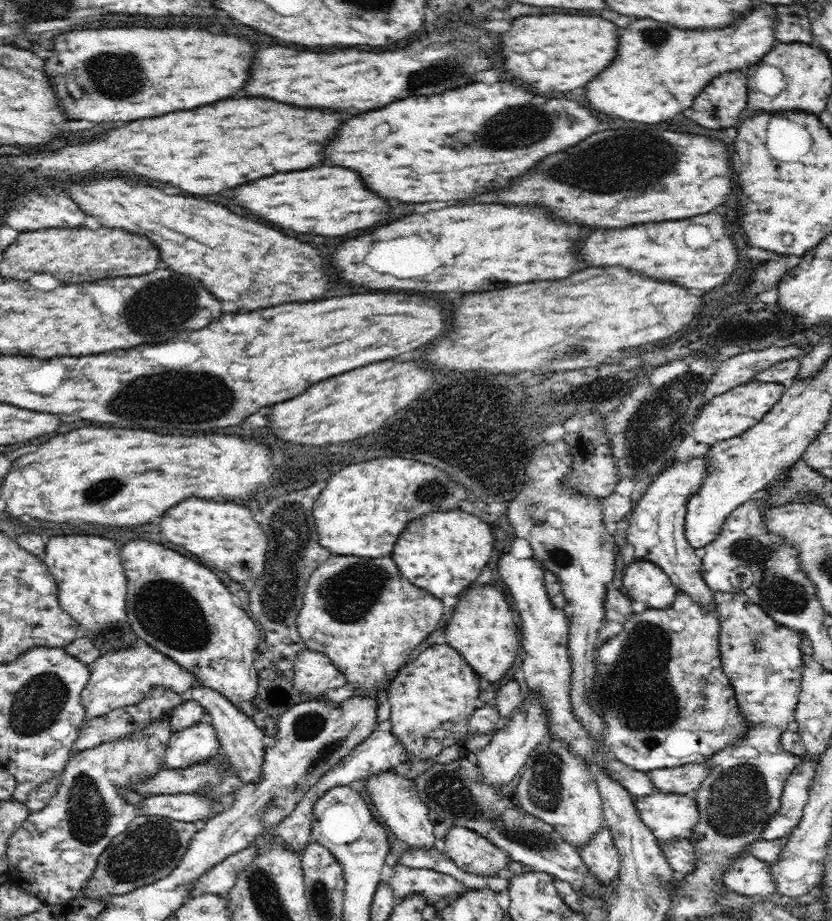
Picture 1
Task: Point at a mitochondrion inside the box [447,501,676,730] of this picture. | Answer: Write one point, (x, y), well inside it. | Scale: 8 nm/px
(648, 642)

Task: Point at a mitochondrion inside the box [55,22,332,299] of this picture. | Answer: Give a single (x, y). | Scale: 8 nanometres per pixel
(125, 78)

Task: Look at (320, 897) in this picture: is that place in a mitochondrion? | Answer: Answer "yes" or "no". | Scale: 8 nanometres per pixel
yes

